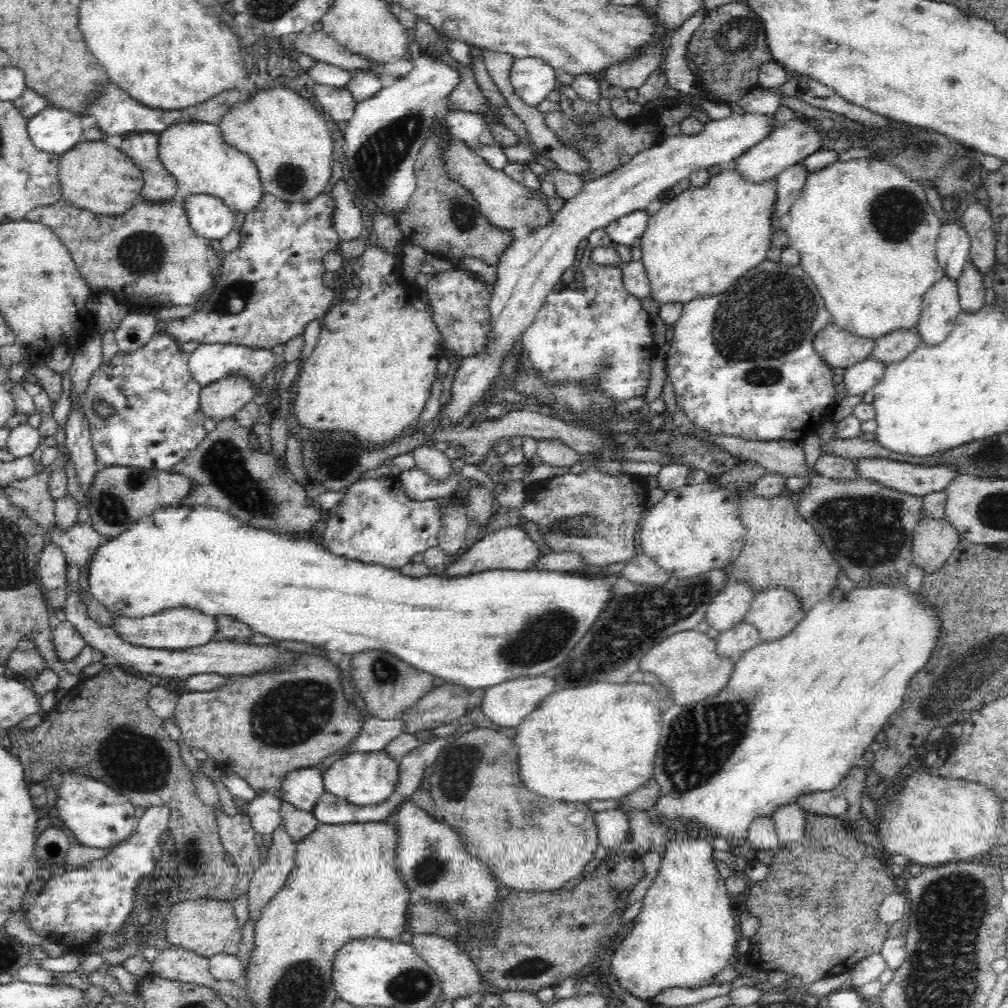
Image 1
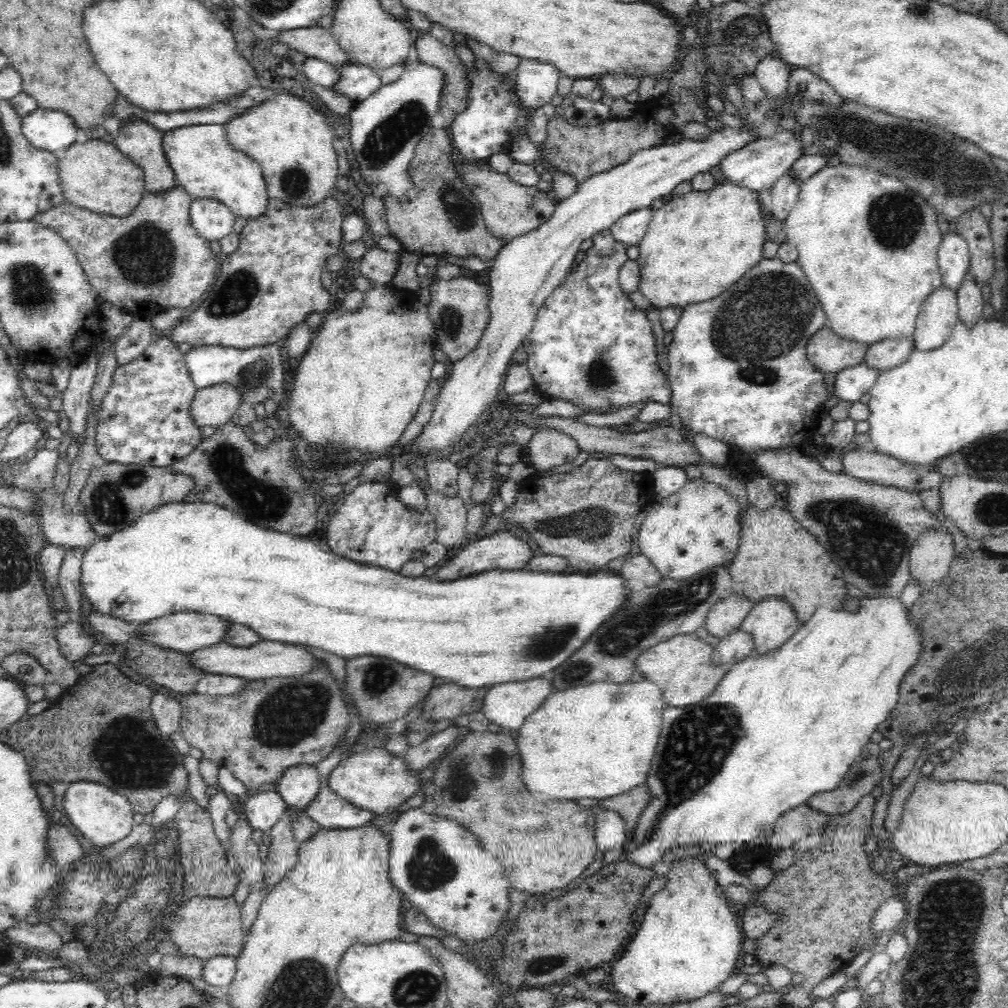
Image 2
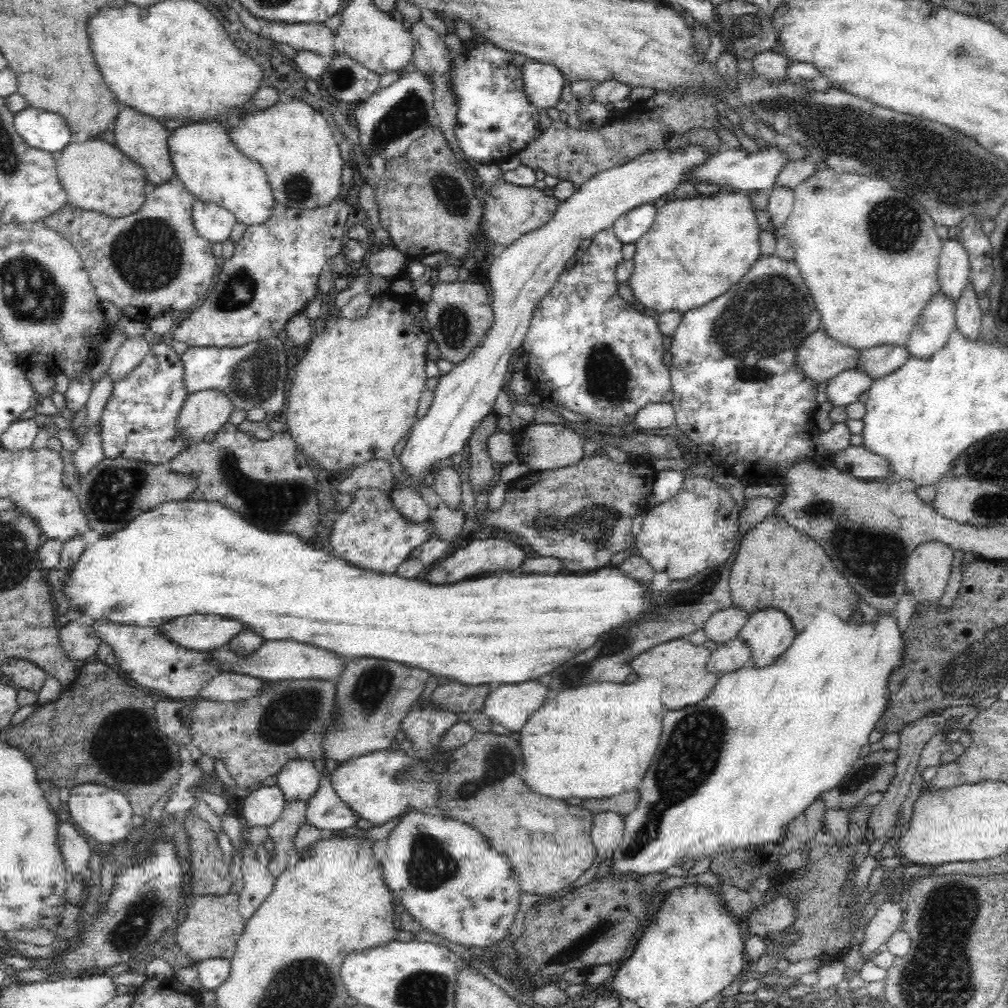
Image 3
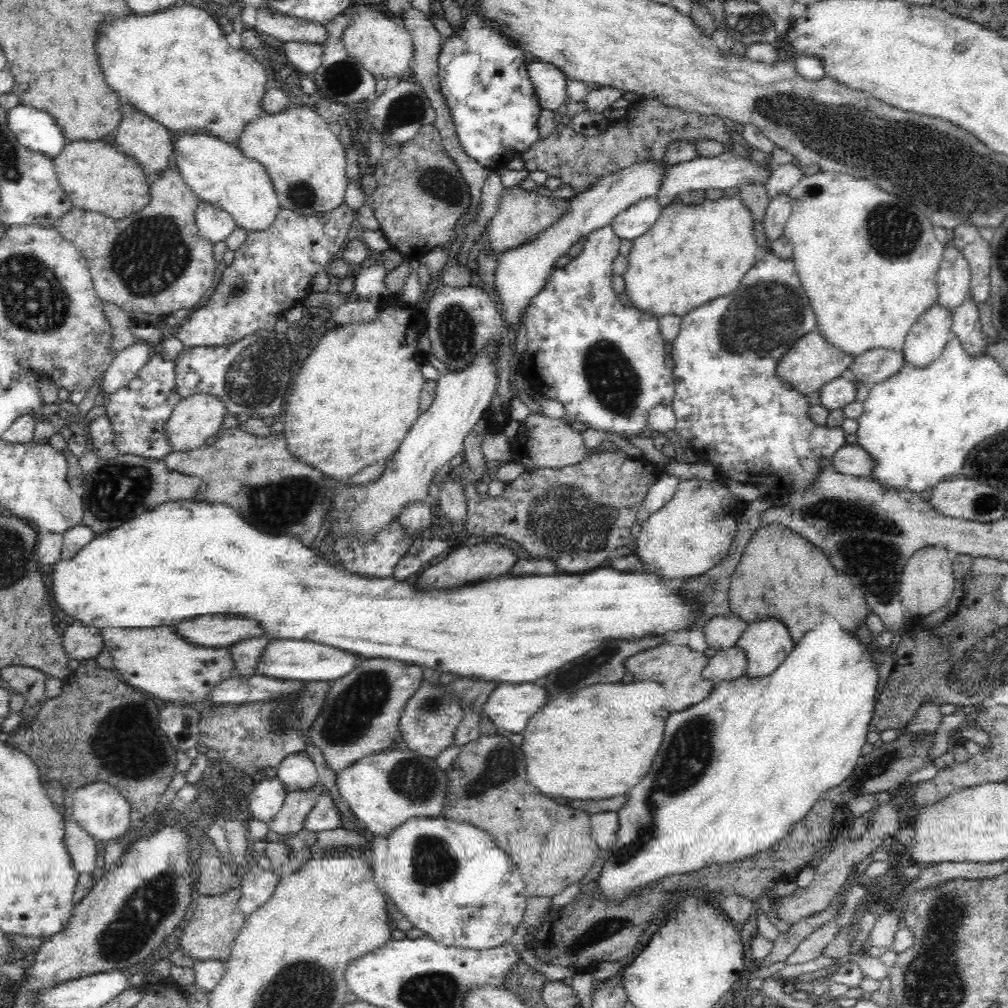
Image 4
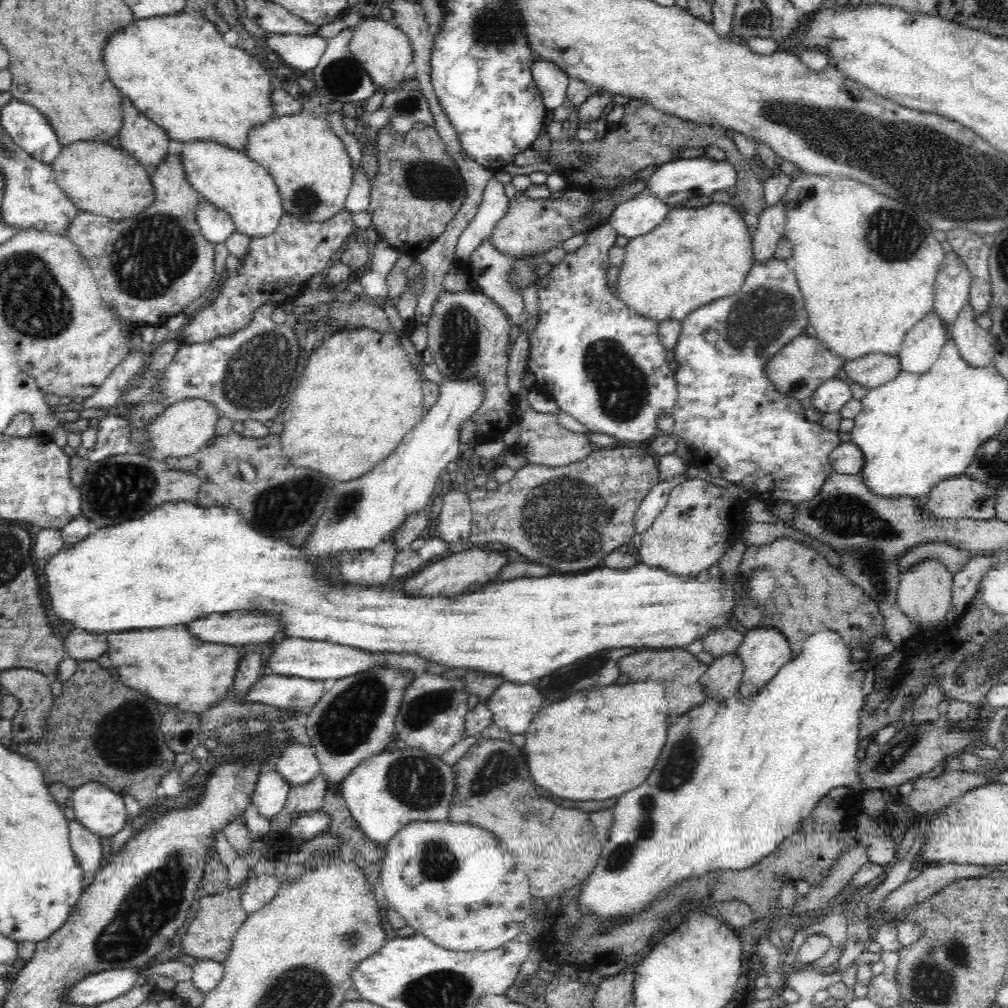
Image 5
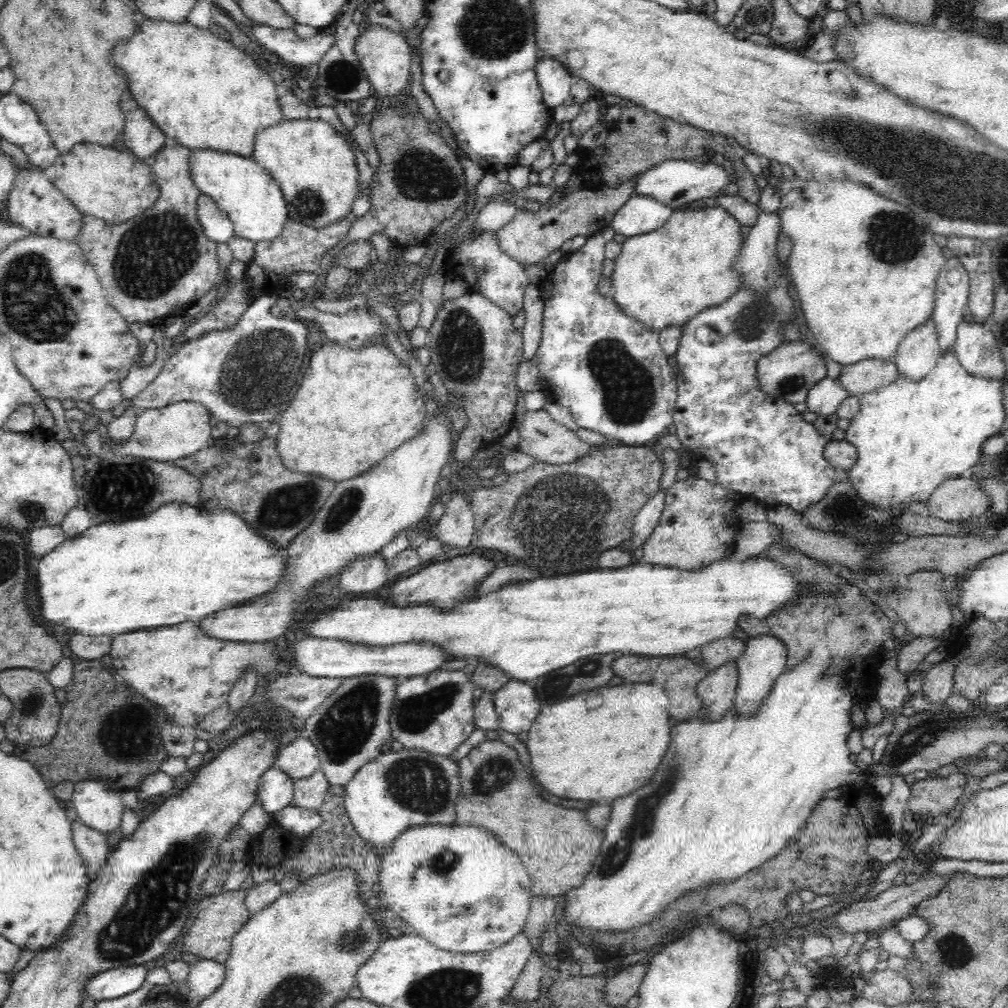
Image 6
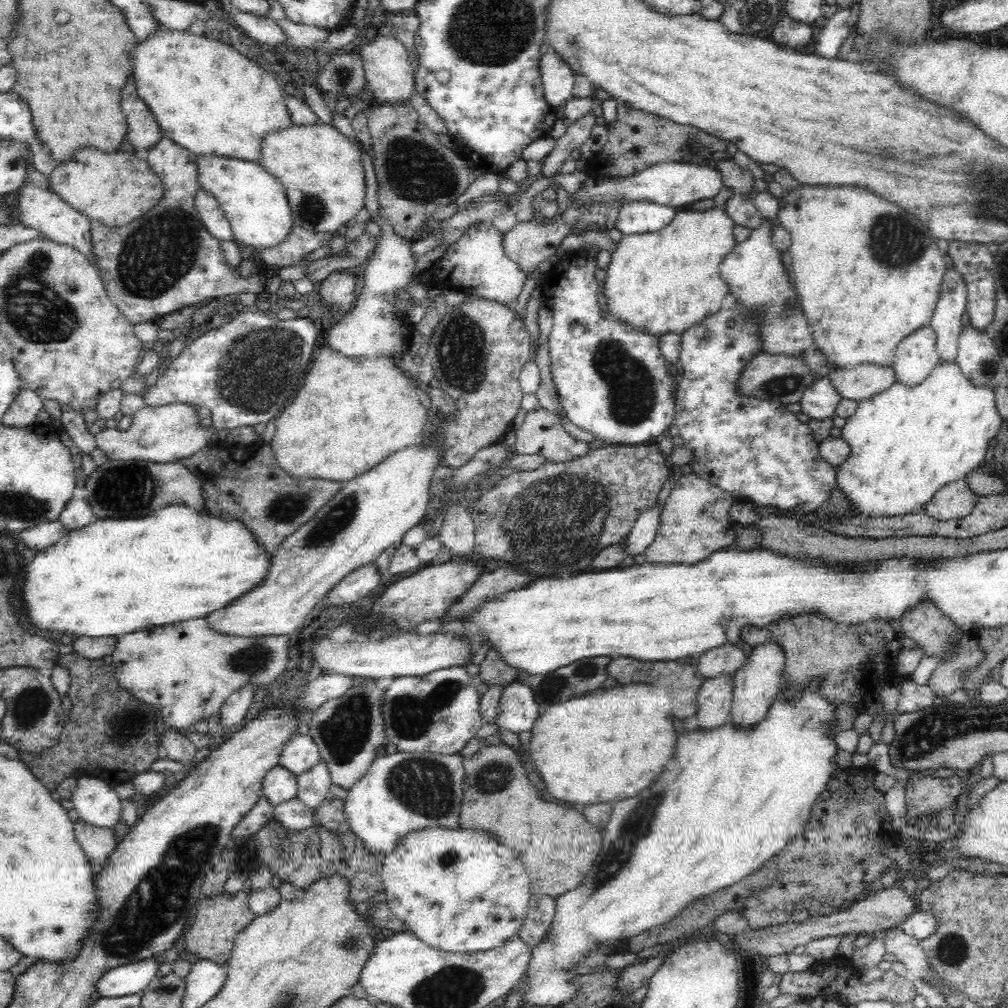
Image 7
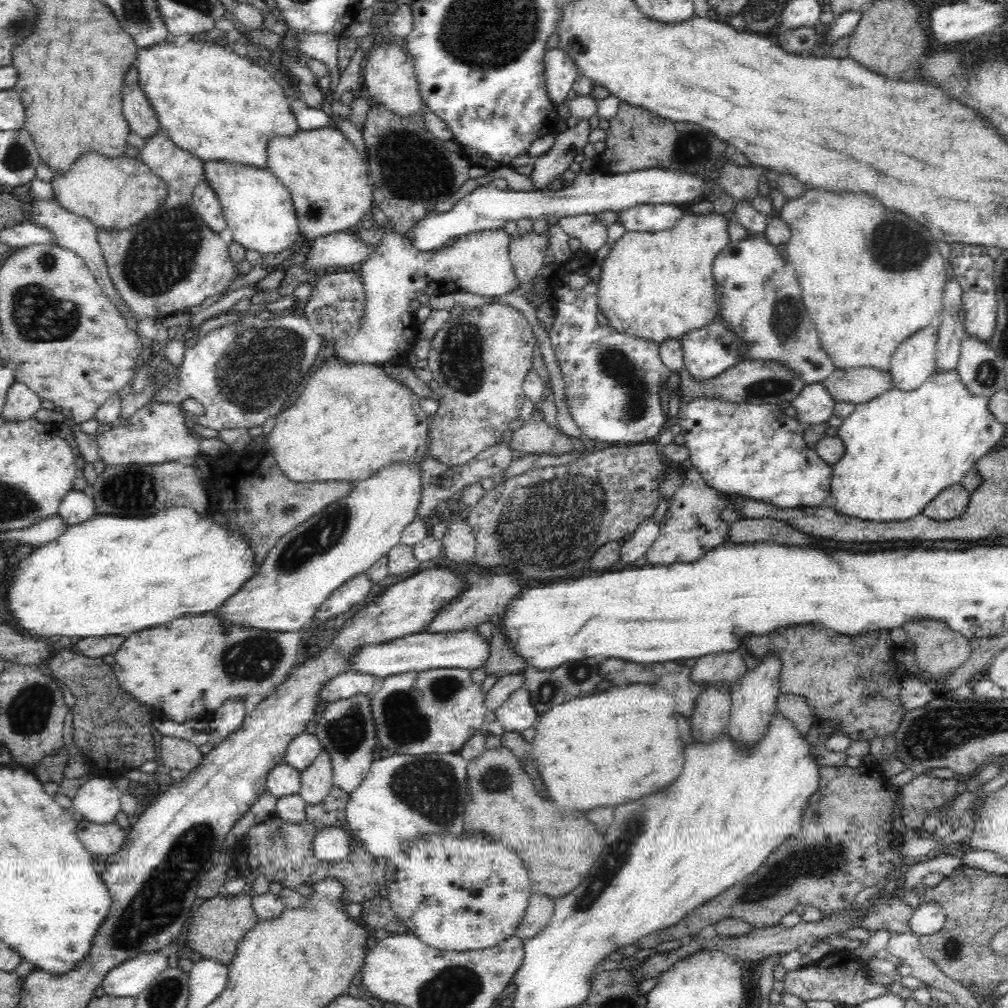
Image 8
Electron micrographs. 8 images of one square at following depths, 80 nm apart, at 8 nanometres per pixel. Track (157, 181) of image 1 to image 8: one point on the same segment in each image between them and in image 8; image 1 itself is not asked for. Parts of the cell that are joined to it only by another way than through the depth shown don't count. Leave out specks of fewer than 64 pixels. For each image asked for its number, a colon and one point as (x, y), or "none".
2: (142, 143)
3: (142, 138)
4: (139, 136)
5: (147, 142)
6: (142, 136)
7: (144, 132)
8: (140, 114)

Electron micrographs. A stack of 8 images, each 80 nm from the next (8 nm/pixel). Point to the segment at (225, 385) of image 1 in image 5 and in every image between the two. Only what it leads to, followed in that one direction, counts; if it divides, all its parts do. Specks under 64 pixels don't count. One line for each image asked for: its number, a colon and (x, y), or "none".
2: (214, 406)
3: (207, 411)
4: (194, 419)
5: (183, 428)

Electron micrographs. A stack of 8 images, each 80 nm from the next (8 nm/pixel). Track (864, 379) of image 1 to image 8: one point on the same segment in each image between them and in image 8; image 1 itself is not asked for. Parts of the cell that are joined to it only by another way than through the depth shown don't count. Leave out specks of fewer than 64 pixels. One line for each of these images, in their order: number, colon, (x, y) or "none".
2: (850, 384)
3: (842, 390)
4: (837, 394)
5: (830, 396)
6: (824, 398)
7: (818, 402)
8: (813, 405)

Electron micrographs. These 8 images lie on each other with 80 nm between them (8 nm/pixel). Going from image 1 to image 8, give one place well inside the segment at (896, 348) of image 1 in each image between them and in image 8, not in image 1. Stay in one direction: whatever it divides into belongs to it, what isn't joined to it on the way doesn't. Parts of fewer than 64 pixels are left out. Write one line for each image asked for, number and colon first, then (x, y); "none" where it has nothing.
2: (883, 356)
3: (879, 361)
4: (875, 366)
5: (875, 369)
6: (858, 379)
7: (856, 383)
8: (858, 385)

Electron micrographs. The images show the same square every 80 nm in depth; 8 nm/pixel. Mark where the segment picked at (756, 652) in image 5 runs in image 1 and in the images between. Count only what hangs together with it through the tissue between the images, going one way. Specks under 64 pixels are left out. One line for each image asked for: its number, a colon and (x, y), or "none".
1: (776, 611)
2: (771, 622)
3: (768, 632)
4: (766, 642)

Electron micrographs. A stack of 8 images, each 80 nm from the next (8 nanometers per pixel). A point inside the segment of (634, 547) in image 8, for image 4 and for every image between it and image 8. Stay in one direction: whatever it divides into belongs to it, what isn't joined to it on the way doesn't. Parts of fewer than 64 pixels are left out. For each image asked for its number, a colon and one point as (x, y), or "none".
4: (662, 490)
5: (654, 502)
6: (646, 520)
7: (644, 531)

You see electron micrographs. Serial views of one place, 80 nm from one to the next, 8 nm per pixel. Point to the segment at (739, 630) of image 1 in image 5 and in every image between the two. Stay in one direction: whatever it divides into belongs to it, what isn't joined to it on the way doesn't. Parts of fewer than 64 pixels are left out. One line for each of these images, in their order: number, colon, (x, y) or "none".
2: (737, 645)
3: (735, 654)
4: (726, 665)
5: (722, 678)

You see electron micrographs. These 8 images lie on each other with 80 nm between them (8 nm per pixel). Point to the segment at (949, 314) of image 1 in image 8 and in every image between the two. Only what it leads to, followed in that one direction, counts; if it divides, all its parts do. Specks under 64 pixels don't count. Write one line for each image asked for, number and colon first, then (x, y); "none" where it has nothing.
2: (935, 322)
3: (933, 328)
4: (928, 336)
5: (921, 347)
6: (918, 353)
7: (916, 356)
8: (913, 362)

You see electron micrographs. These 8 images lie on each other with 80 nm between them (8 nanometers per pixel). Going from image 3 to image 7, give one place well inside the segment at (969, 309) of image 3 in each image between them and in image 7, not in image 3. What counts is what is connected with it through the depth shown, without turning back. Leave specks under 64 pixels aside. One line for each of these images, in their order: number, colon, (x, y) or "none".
4: (965, 326)
5: (978, 347)
6: (975, 347)
7: (978, 359)

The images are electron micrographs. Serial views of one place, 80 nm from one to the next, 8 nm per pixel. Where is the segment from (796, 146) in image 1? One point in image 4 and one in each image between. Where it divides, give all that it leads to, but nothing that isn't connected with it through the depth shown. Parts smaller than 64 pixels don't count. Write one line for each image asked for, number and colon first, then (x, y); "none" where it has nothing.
2: (757, 166)
3: (729, 167)
4: (726, 170)

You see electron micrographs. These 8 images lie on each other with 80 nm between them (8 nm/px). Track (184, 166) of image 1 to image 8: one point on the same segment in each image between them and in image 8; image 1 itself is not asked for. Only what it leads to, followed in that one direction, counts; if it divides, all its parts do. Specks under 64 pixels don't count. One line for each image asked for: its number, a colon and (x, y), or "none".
2: (207, 166)
3: (204, 158)
4: (217, 172)
5: (229, 179)
6: (253, 200)
7: (256, 205)
8: (258, 208)

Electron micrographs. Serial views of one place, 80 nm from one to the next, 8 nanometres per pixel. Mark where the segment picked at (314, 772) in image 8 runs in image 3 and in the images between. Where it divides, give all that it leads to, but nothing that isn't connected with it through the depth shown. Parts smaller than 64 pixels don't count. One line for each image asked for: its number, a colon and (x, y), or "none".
3: (282, 832)
4: (289, 820)
5: (310, 796)
6: (310, 793)
7: (314, 785)

